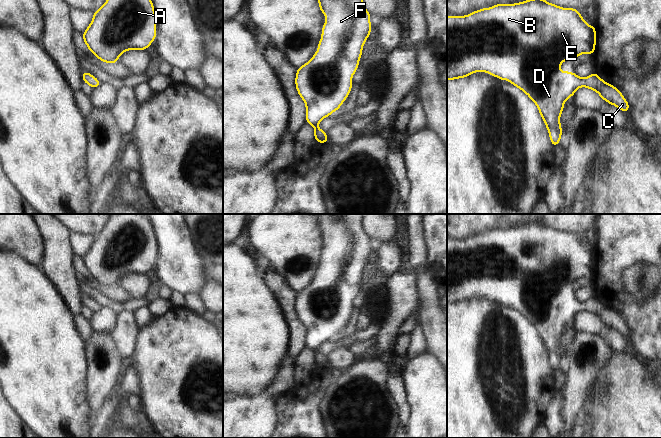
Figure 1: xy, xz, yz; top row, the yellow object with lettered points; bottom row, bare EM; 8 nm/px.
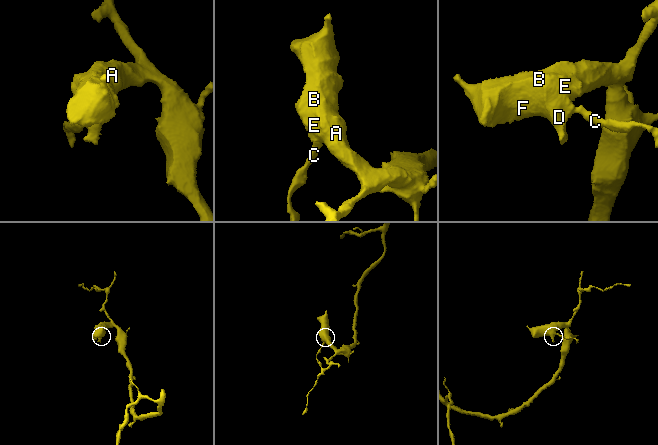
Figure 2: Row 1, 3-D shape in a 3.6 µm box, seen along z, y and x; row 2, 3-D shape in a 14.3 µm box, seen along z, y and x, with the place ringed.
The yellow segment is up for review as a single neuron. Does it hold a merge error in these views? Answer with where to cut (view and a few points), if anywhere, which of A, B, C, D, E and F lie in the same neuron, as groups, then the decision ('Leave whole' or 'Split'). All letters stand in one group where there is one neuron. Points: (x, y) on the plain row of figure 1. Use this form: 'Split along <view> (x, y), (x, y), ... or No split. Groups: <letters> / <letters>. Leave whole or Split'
No split. Groups: A B C D E F. Leave whole

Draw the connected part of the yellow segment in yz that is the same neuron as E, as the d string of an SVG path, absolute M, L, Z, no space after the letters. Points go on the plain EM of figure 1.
M540 221L515 228L494 228L492 232L479 233L475 236L471 236L467 240L447 240L447 305L471 300L472 296L489 296L491 301L497 300L498 304L509 304L512 309L520 312L536 328L540 339L548 353L548 357L550 359L550 367L555 371L559 370L560 362L562 360L560 338L564 335L563 329L568 322L572 321L575 318L580 310L596 315L600 319L601 323L605 324L607 327L618 331L623 336L630 337L629 328L622 319L622 317L615 310L607 308L604 304L602 304L596 296L593 296L586 302L580 302L574 296L559 295L559 290L562 288L563 285L567 283L577 283L578 280L582 277L593 279L595 276L595 269L596 251L588 249L586 245L581 241L581 237L575 232L561 232L555 228L548 227L546 224Z

